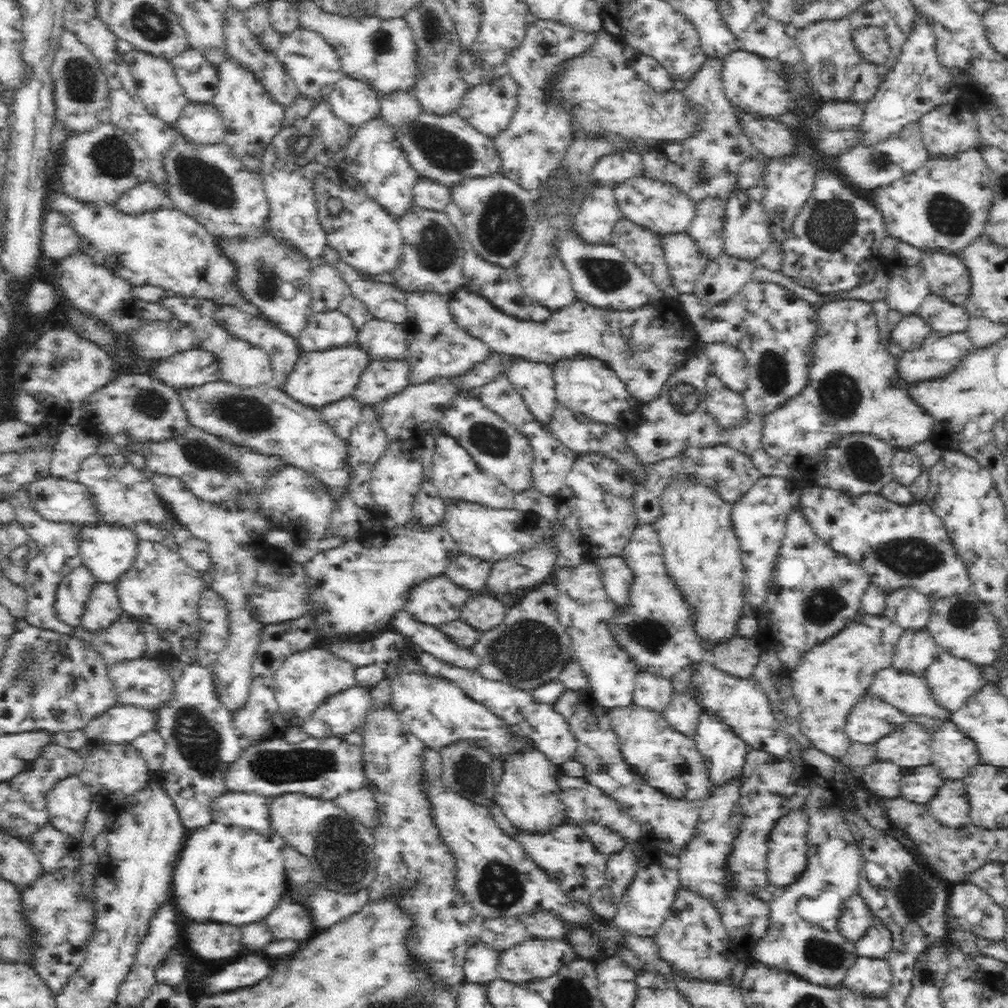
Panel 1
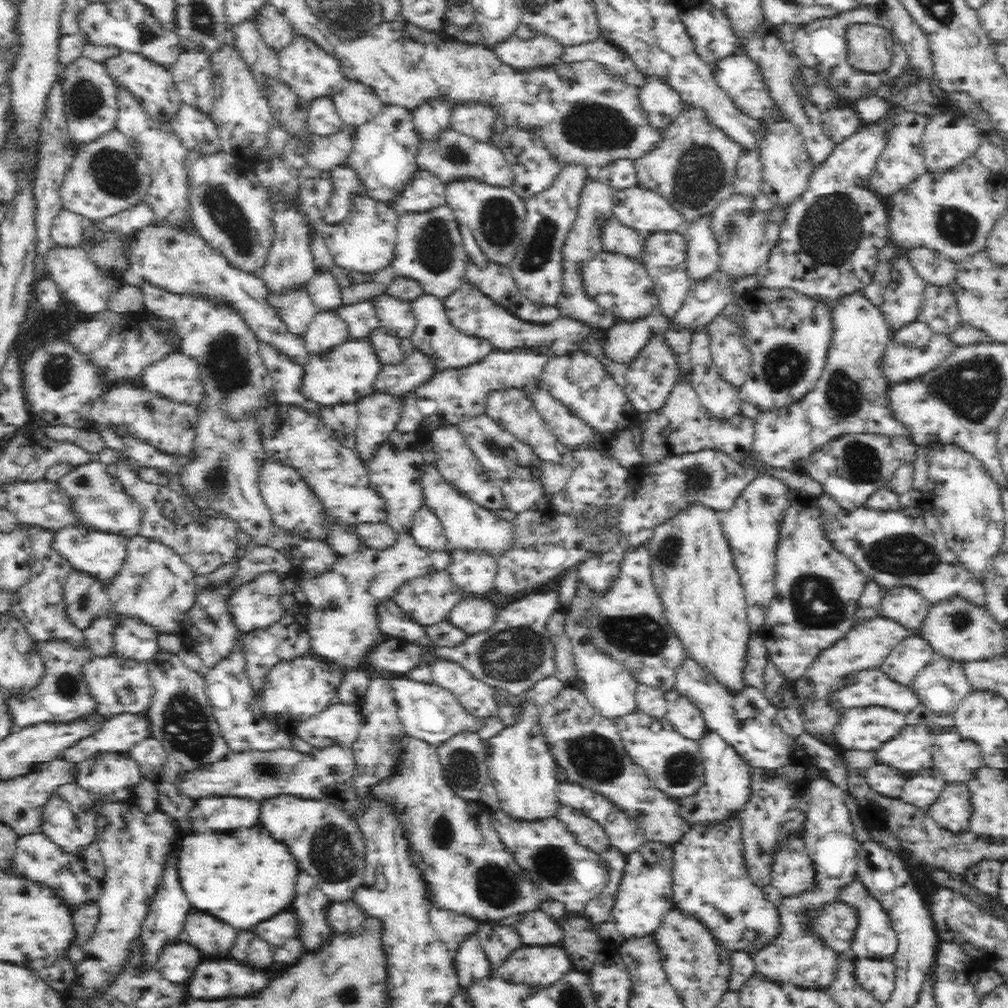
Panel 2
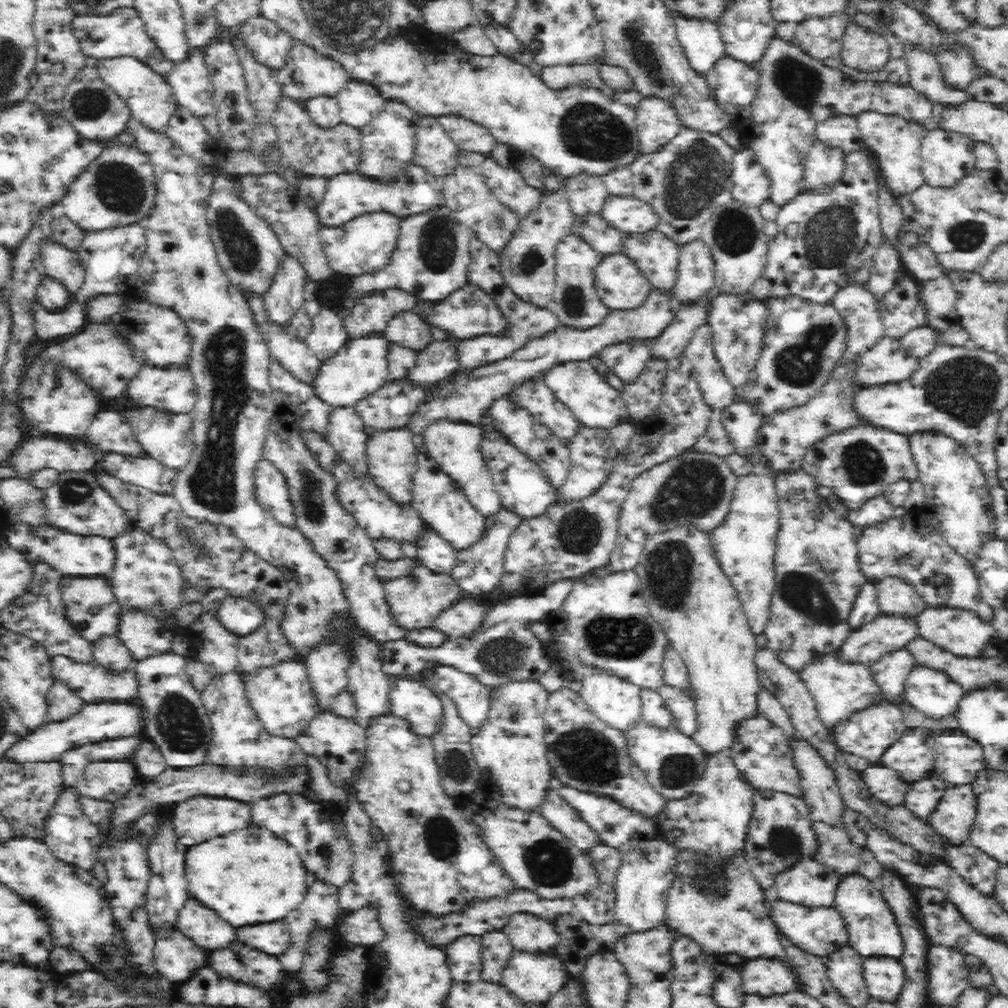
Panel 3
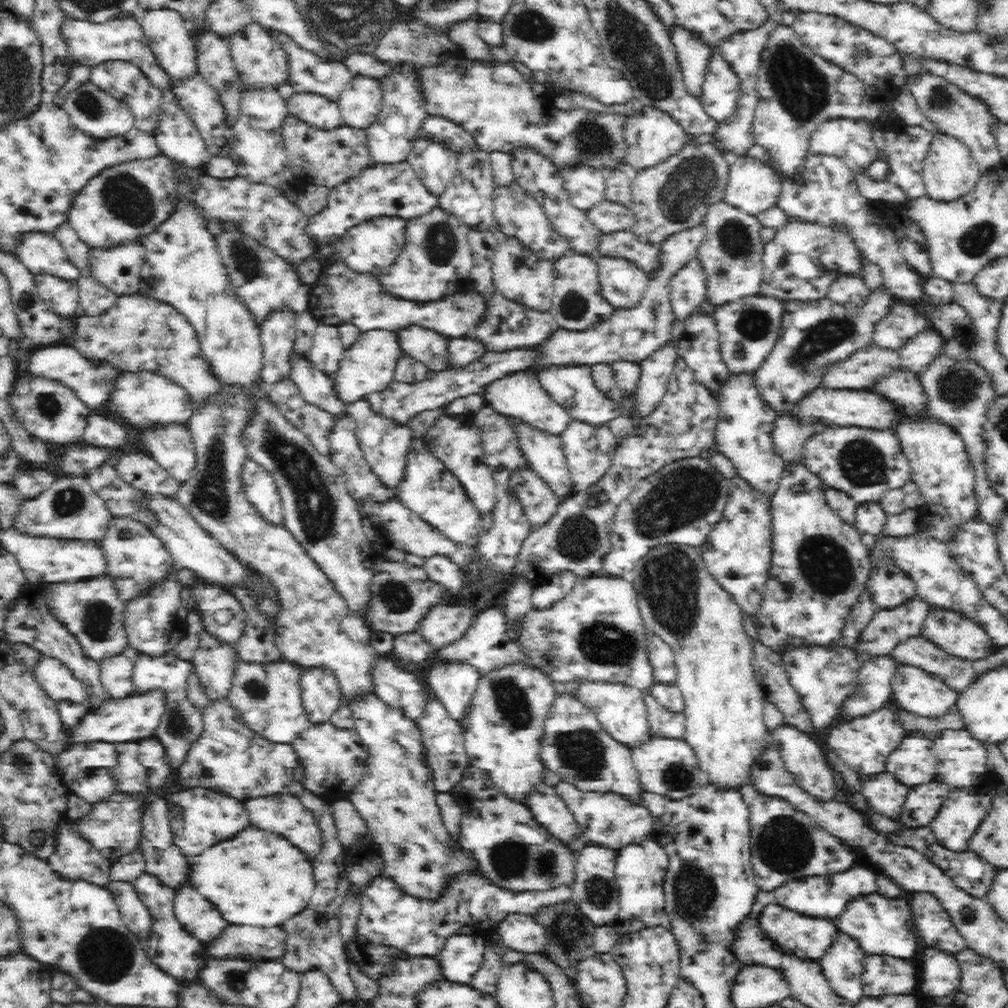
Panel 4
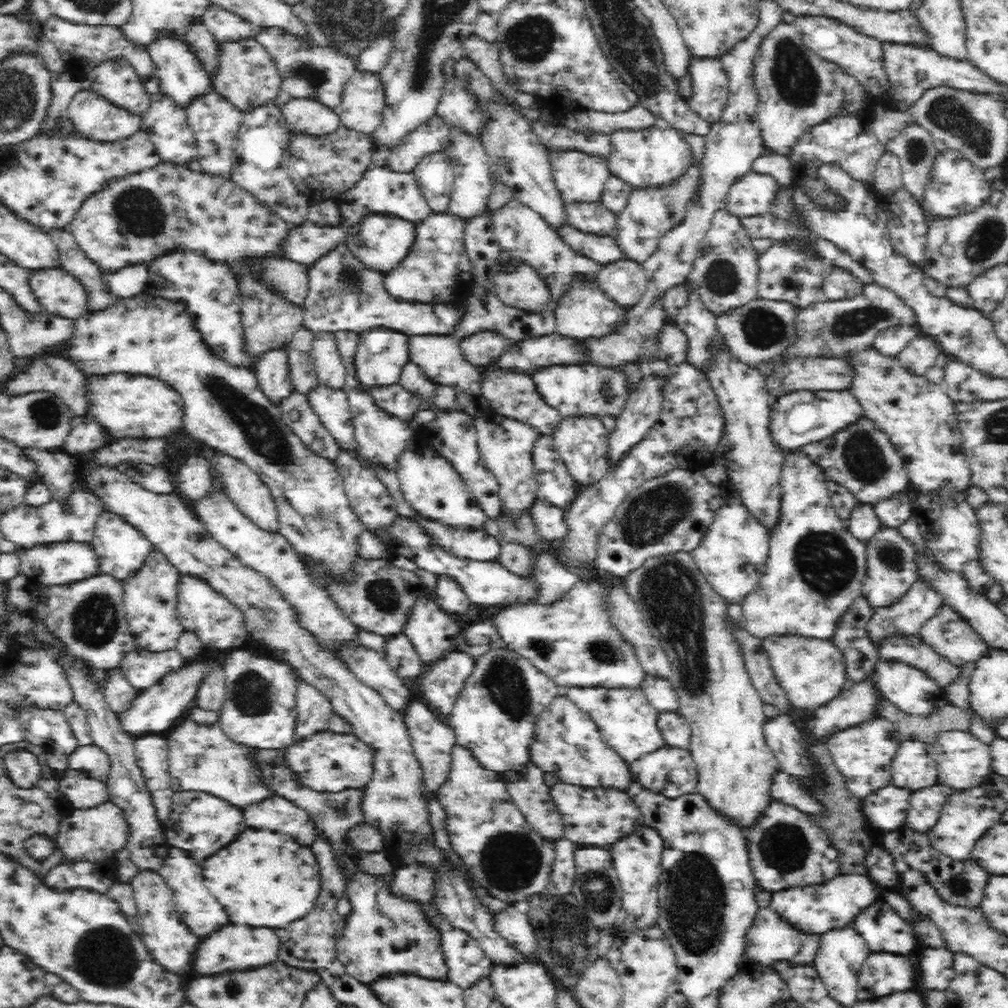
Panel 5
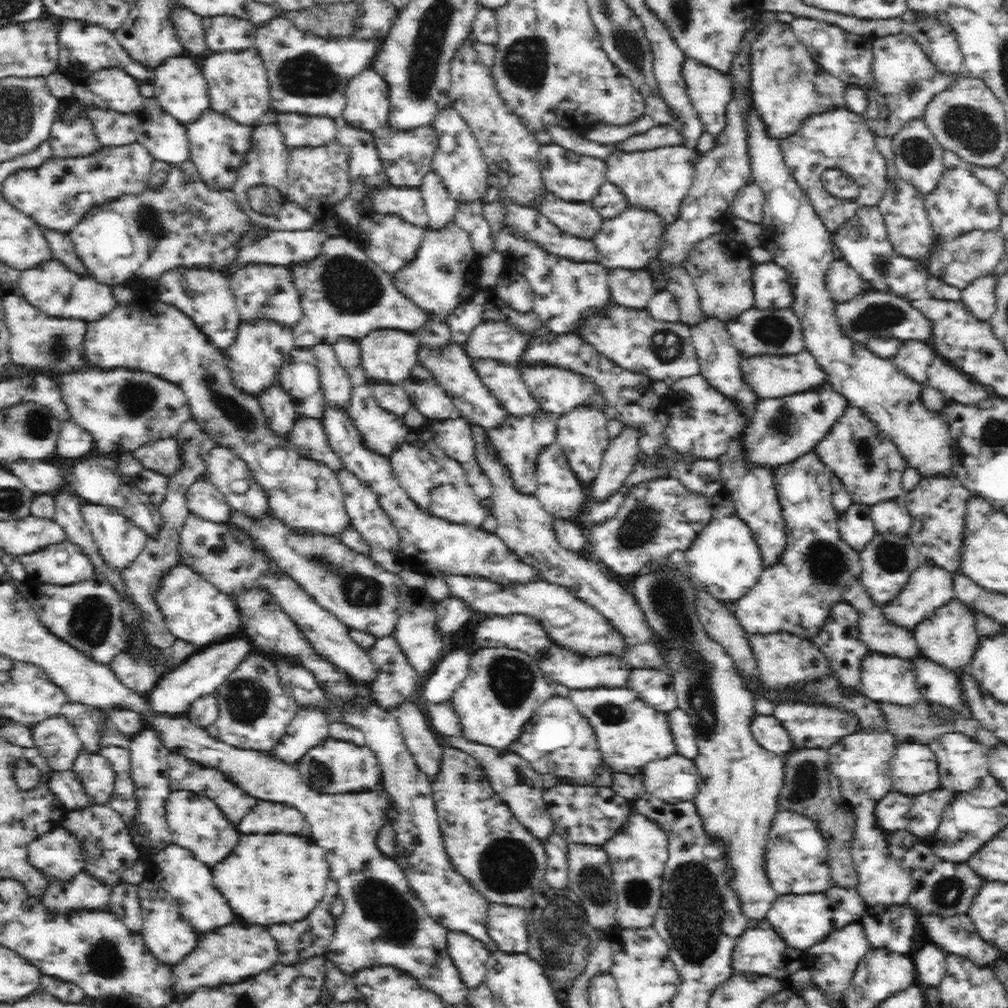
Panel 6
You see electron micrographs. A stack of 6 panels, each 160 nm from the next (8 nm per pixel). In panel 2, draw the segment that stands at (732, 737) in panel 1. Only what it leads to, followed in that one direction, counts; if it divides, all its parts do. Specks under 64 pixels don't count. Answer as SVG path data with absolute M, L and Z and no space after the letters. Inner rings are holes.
M707 730L700 740L700 756L703 762L703 780L698 793L691 798L678 799L680 813L684 815L687 826L696 823L710 823L737 812L748 800L751 785L751 766L732 743L726 742L717 732Z

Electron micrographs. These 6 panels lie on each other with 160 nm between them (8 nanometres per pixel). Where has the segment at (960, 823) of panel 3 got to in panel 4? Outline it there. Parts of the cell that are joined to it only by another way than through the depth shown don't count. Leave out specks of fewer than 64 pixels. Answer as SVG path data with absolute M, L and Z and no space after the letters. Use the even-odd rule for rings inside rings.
M962 788L962 790L952 790L948 794L948 800L940 806L940 810L936 813L936 818L928 825L935 839L950 848L950 850L966 850L969 848L970 837L976 832L978 825L982 822L989 806L991 805L991 797L988 794L978 794L970 788Z

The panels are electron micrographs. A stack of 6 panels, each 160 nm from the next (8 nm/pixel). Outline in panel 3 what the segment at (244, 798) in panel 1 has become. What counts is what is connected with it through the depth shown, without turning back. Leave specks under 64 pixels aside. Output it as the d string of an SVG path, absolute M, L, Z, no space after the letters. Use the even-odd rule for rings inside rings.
M190 798L188 802L180 802L174 808L174 814L170 814L170 823L182 844L200 844L212 836L224 836L232 830L244 828L252 824L252 810L250 804L228 800L228 798Z

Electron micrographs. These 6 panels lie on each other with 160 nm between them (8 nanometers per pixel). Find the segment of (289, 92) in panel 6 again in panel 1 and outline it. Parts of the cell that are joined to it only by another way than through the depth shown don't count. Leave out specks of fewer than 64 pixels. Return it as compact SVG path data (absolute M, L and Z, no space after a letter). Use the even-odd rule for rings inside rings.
M299 27L290 34L283 34L281 42L276 45L277 58L287 74L296 82L300 95L309 98L324 98L332 92L336 82L345 78L341 70L341 59L337 51L324 39L321 32L307 27Z

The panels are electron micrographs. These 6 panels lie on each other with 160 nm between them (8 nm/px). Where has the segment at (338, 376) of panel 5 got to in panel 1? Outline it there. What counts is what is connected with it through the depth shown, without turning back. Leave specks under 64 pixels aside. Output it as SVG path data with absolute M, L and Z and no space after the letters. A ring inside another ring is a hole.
M338 308L322 313L312 313L306 326L296 338L300 350L316 352L358 345L357 336L359 329L352 320Z

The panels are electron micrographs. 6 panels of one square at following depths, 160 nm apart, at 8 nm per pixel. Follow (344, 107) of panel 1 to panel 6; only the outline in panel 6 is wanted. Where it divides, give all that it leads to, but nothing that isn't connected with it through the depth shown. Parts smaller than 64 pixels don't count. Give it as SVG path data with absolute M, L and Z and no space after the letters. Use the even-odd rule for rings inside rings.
M372 68L348 81L344 95L346 106L340 122L370 133L387 125L390 106L388 85Z

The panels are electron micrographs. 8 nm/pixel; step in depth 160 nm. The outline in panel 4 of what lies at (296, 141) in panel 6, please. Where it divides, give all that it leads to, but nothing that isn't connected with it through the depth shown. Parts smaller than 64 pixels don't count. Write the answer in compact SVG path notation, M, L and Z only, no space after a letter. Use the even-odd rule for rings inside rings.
M305 93L292 96L287 100L287 111L310 126L322 130L345 125L337 102L318 94Z

